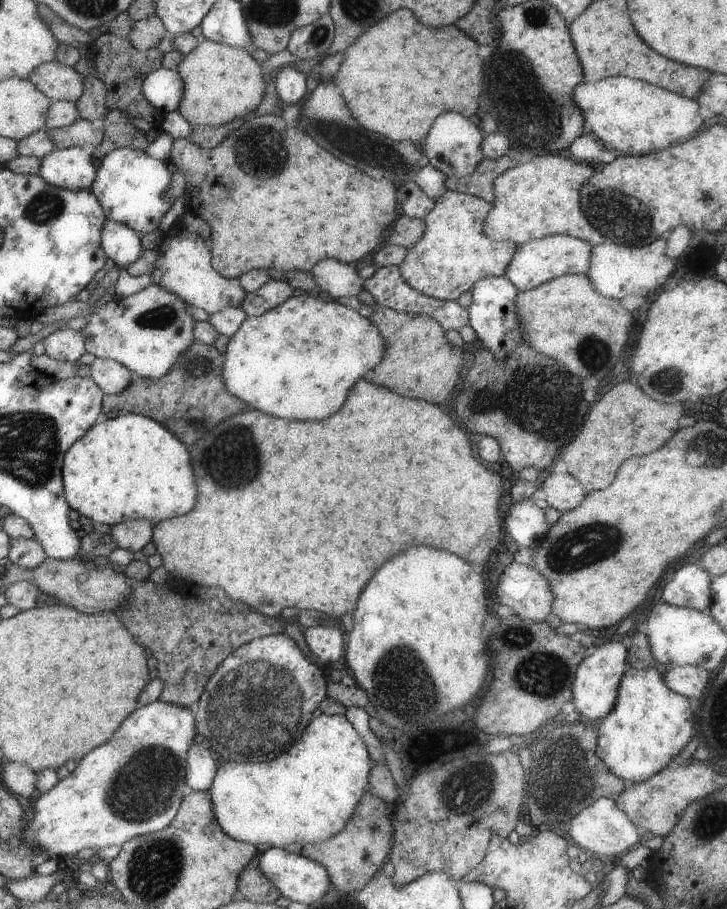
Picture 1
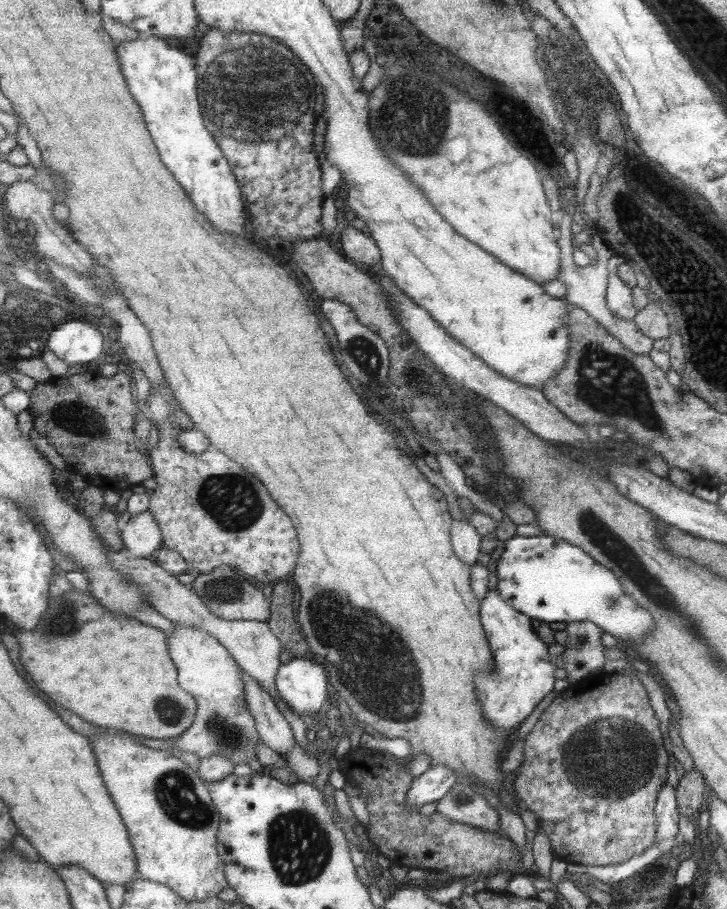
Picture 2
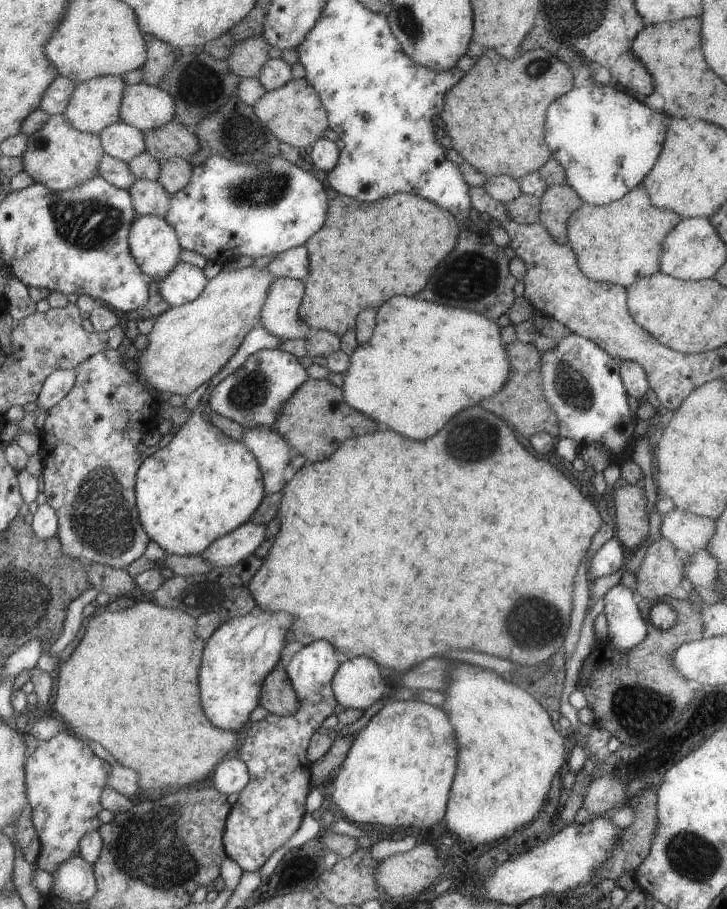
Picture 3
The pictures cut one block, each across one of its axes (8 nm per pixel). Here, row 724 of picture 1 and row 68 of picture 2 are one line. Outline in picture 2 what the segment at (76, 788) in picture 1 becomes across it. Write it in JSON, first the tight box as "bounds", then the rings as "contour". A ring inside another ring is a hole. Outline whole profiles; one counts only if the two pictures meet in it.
{"bounds":[118,35,246,235],"contour":[[[156,35],[122,41],[118,52],[122,72],[126,72],[126,84],[130,84],[129,91],[141,107],[149,133],[166,168],[194,198],[198,209],[214,220],[214,226],[220,232],[225,235],[246,234],[241,187],[213,133],[204,128],[199,76],[196,76],[194,60]]]}

